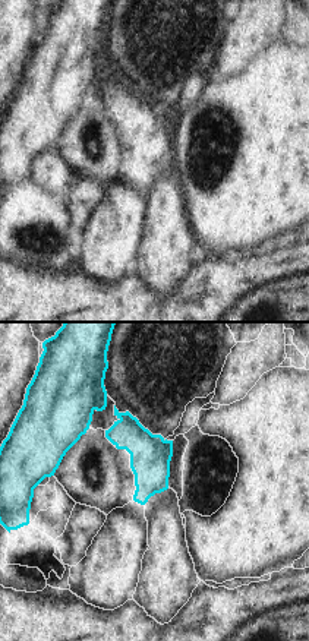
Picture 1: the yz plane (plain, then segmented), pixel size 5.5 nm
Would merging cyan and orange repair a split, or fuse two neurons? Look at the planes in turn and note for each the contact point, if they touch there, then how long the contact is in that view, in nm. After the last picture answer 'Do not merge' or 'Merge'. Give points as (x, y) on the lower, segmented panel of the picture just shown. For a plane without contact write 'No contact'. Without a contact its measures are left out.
No contact.

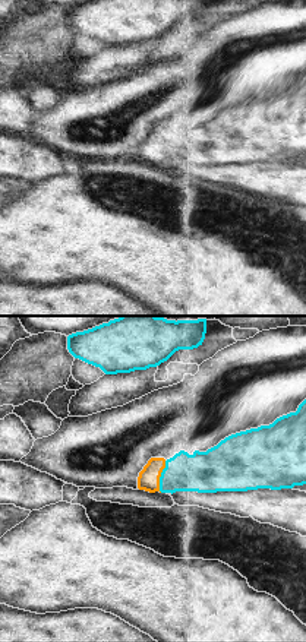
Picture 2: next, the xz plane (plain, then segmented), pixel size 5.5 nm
Touches cyan at (160, 477). Shared border 180 nm.

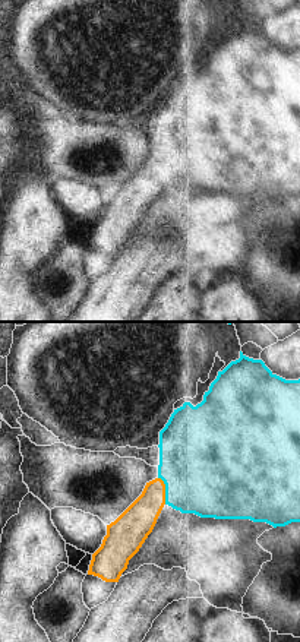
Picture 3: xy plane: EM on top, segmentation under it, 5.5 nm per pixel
Touches cyan at (166, 490). Shared border 160 nm.

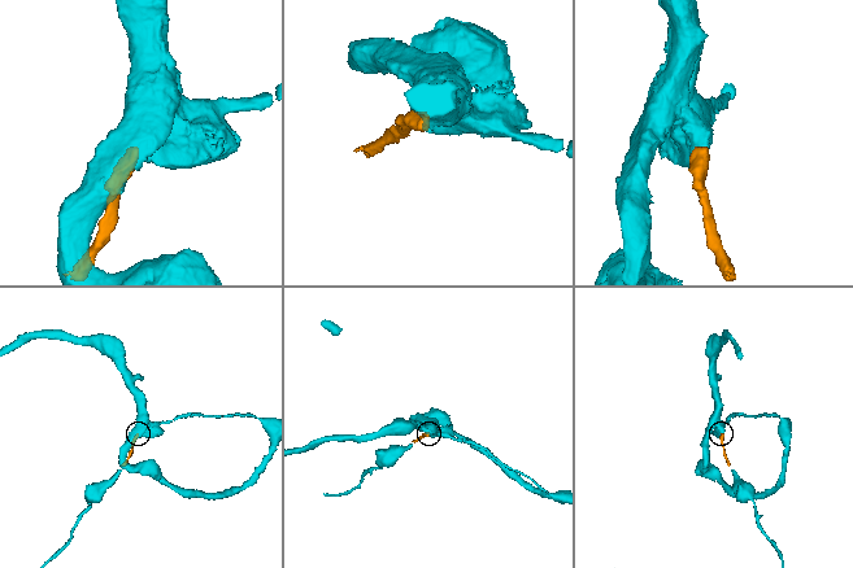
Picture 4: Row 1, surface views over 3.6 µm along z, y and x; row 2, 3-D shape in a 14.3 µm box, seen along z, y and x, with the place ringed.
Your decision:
Merge.

